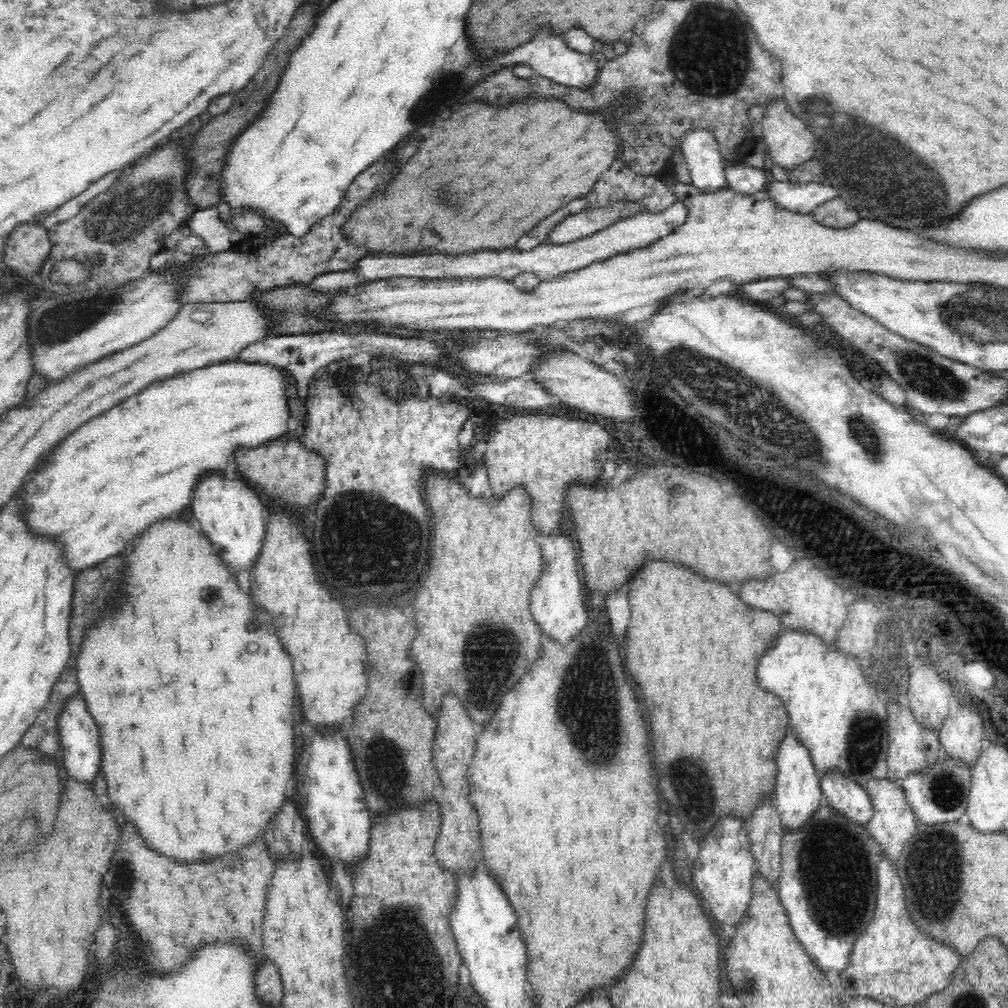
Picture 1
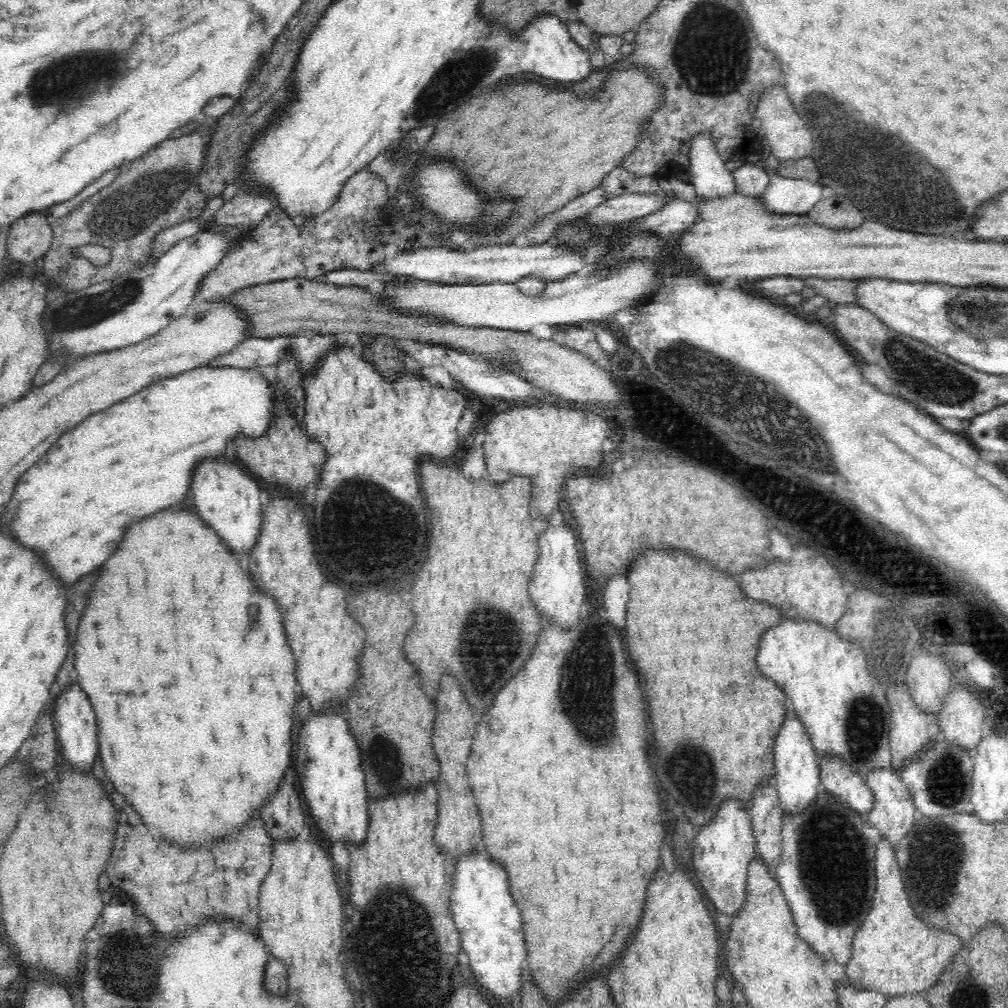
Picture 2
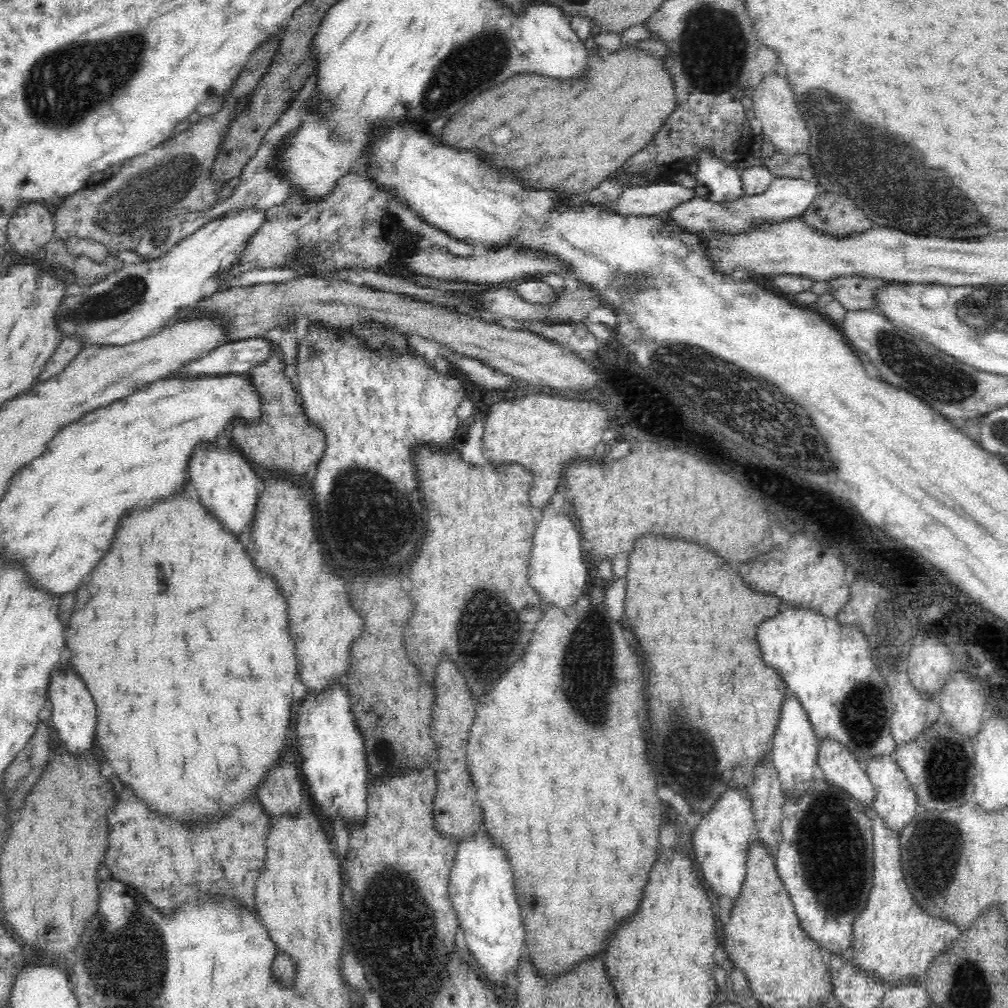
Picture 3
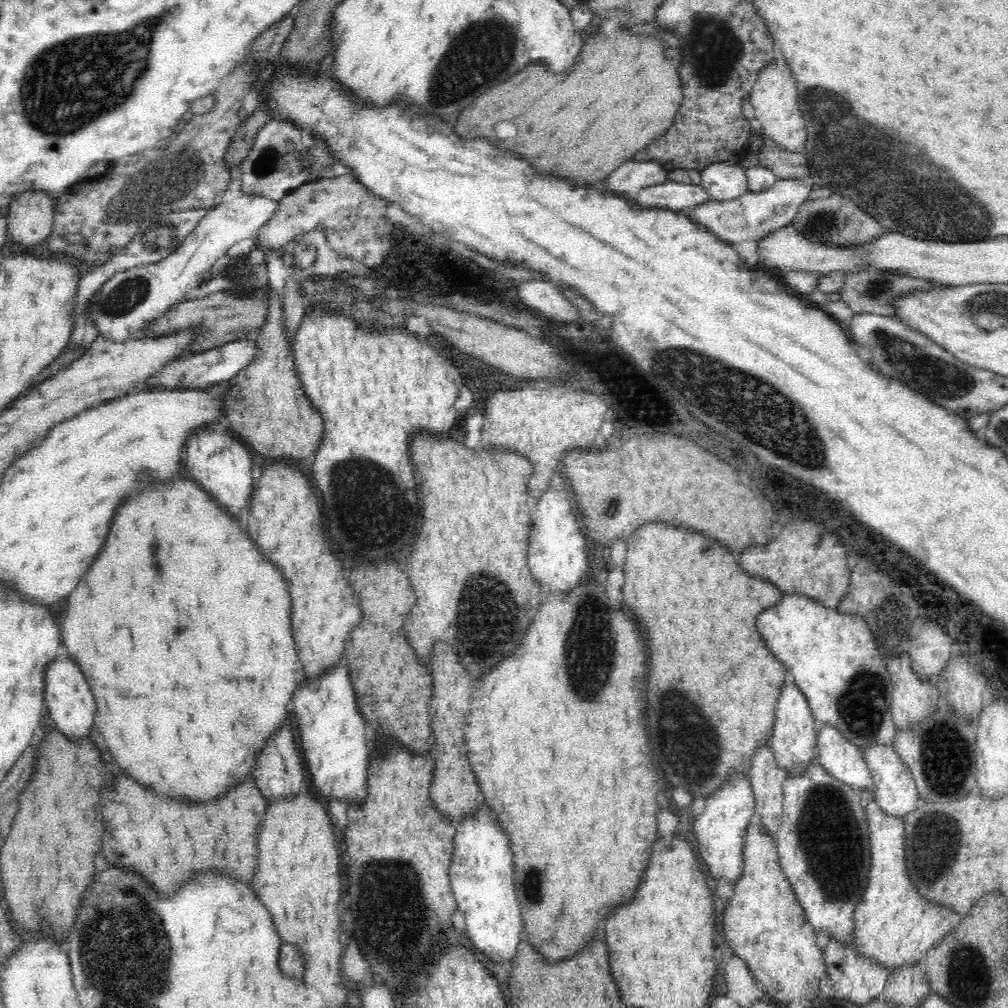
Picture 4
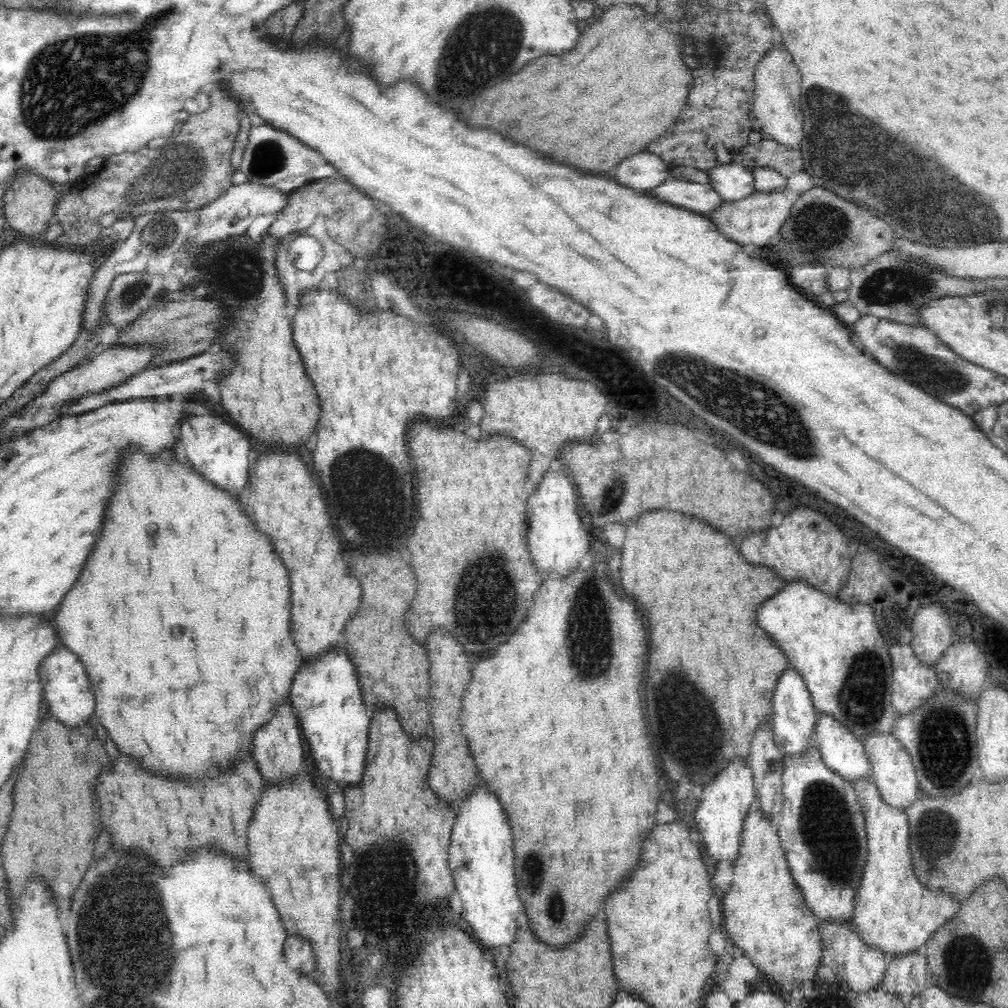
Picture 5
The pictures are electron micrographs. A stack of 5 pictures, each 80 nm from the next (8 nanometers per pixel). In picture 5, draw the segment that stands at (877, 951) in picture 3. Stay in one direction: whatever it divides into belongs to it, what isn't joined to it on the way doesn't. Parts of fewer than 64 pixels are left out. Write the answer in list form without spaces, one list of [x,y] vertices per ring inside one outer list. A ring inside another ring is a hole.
[[[871,774],[864,778],[852,779],[851,783],[859,800],[867,833],[867,857],[860,882],[856,887],[852,922],[865,944],[880,947],[888,958],[922,950],[926,944],[925,940],[937,929],[938,925],[944,924],[951,918],[961,902],[952,893],[944,889],[932,889],[932,887],[925,886],[916,877],[909,848],[910,828],[905,810],[891,806],[884,801],[883,794],[878,790]]]

